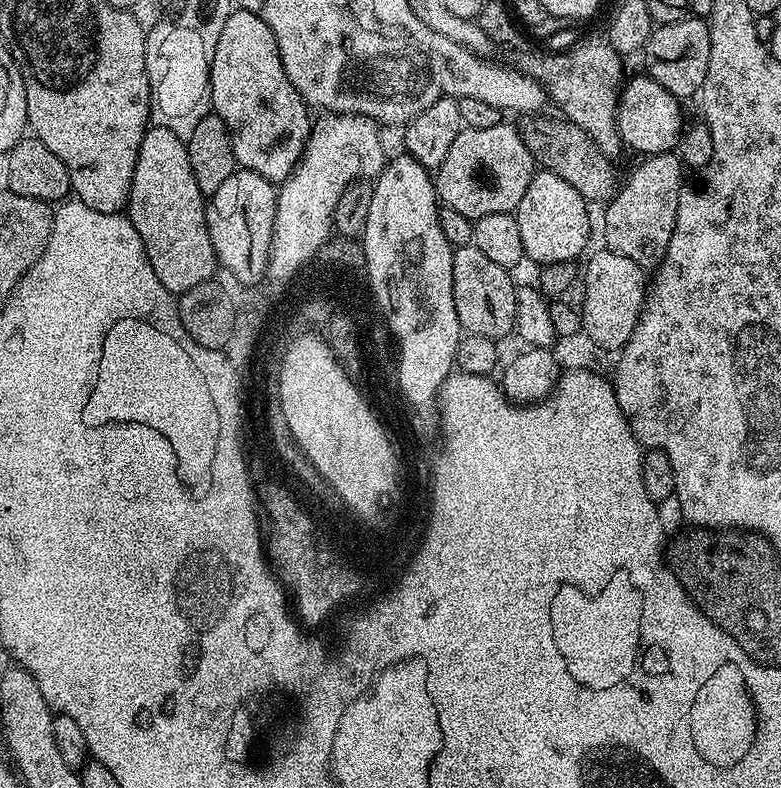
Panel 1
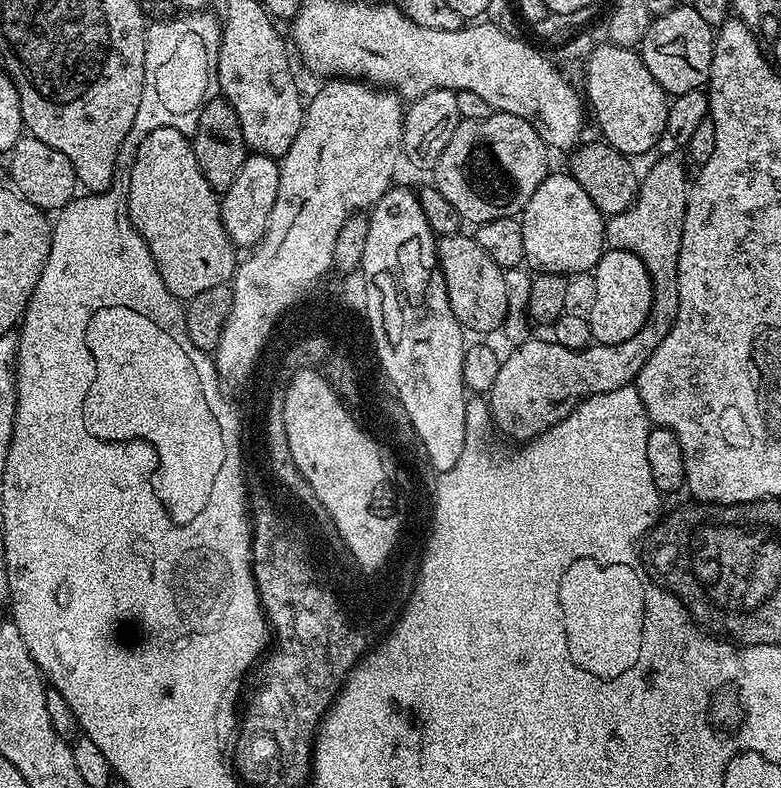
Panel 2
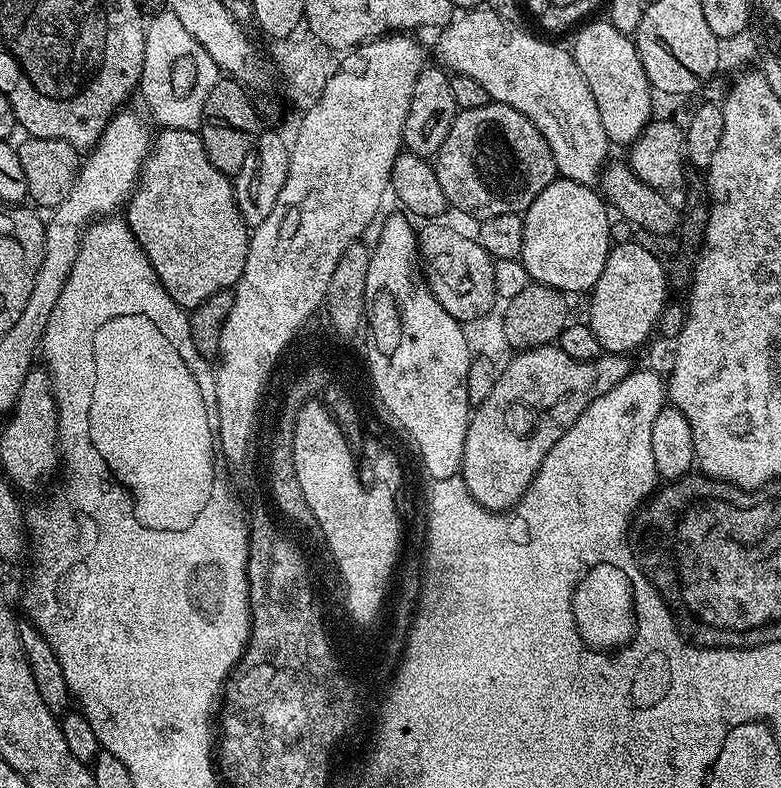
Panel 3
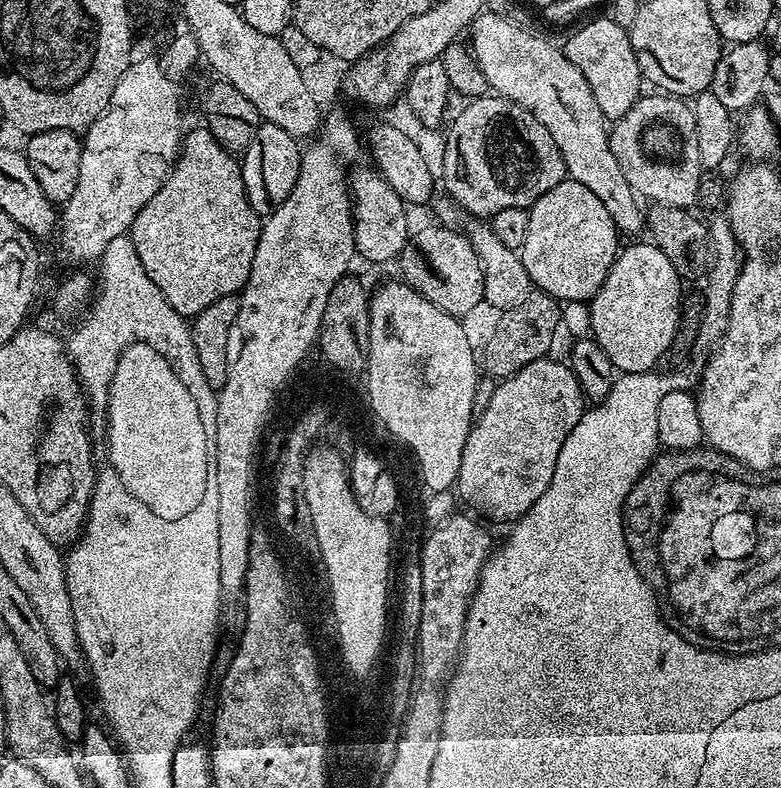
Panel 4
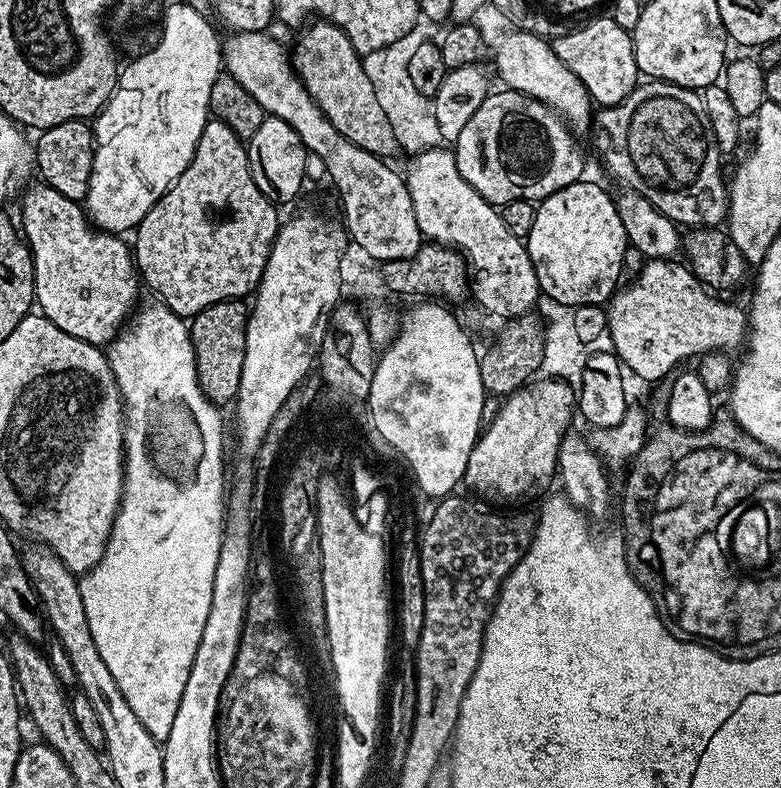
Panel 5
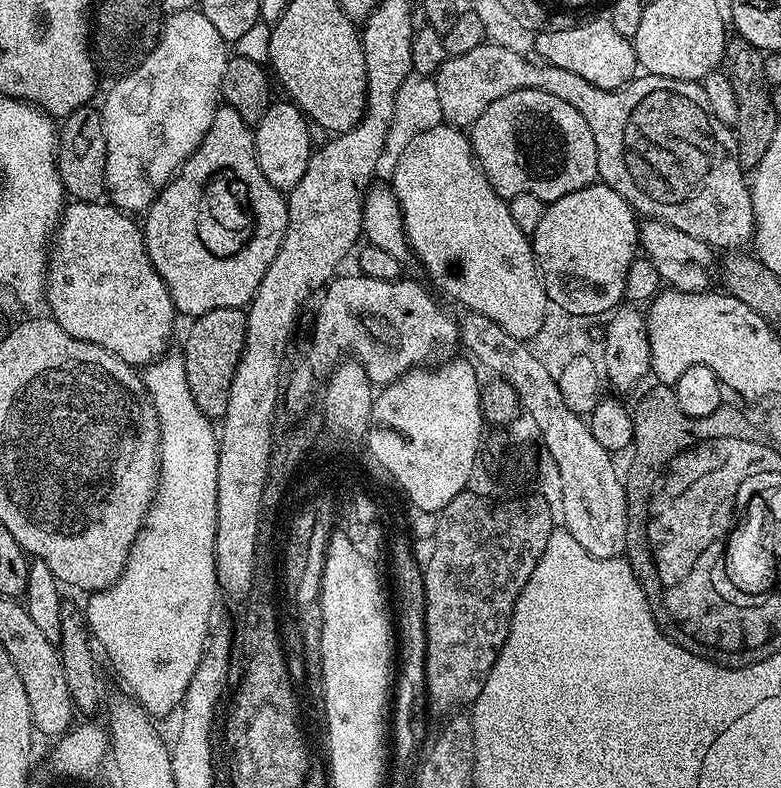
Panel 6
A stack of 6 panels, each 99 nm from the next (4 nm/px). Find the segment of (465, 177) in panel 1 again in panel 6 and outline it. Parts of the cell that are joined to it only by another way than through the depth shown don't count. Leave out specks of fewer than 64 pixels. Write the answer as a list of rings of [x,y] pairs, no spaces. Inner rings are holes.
[[[527,88],[514,90],[486,110],[470,126],[472,152],[498,195],[534,194],[551,202],[597,183],[598,150],[586,118],[554,94]]]

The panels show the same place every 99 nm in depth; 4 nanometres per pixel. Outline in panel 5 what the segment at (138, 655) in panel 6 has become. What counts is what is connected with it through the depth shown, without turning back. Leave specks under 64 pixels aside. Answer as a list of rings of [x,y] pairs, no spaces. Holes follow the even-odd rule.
[[[141,303],[133,311],[124,327],[116,333],[116,339],[107,345],[106,355],[110,370],[116,375],[120,387],[120,398],[124,402],[124,492],[120,496],[120,508],[112,520],[112,532],[104,544],[104,553],[95,566],[79,577],[82,606],[86,606],[86,622],[90,622],[90,634],[94,636],[94,646],[102,654],[111,677],[122,690],[122,698],[130,702],[130,710],[138,717],[138,722],[150,730],[158,741],[164,741],[174,726],[174,714],[178,714],[178,702],[186,678],[190,678],[190,666],[202,638],[202,626],[206,626],[206,614],[210,614],[210,594],[214,594],[214,570],[218,566],[218,550],[224,537],[224,517],[226,515],[226,476],[224,480],[224,458],[220,454],[208,452],[210,436],[220,436],[224,432],[224,420],[219,416],[217,405],[210,404],[198,386],[198,370],[194,358],[192,334],[185,317],[171,312],[165,304]]]

